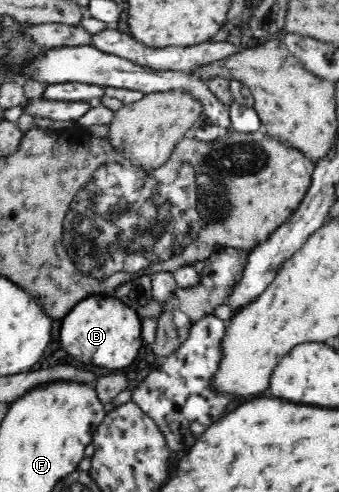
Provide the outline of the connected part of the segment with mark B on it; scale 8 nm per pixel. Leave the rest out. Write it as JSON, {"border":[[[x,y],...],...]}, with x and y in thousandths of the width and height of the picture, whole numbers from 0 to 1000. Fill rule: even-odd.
{"border":[[[286,600],[254,606],[183,646],[183,699],[189,711],[242,740],[271,740],[313,752],[369,750],[395,740],[425,705],[419,665],[428,663],[407,632],[336,604]]]}

